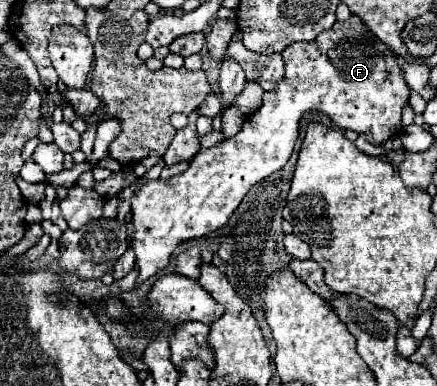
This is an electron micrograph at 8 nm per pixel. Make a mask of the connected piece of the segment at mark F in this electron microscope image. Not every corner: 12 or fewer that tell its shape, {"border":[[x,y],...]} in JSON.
{"border":[[358,17],[282,53],[232,139],[132,195],[138,279],[226,225],[308,111],[380,145],[410,87]]}

